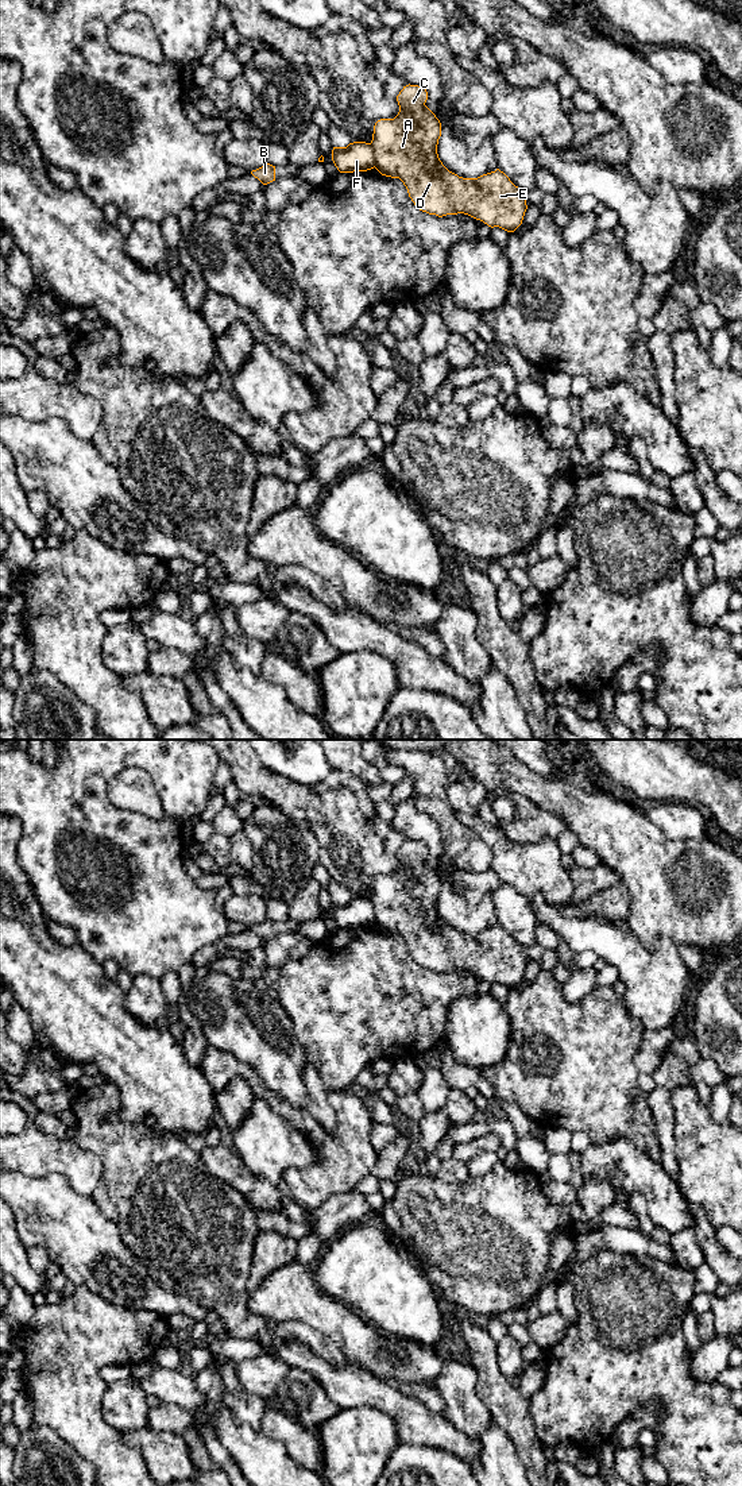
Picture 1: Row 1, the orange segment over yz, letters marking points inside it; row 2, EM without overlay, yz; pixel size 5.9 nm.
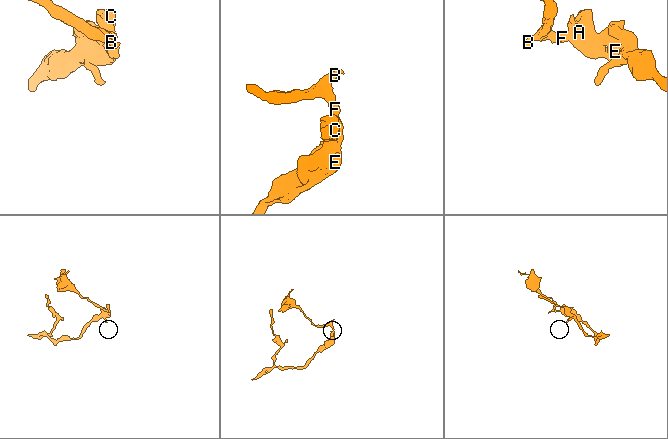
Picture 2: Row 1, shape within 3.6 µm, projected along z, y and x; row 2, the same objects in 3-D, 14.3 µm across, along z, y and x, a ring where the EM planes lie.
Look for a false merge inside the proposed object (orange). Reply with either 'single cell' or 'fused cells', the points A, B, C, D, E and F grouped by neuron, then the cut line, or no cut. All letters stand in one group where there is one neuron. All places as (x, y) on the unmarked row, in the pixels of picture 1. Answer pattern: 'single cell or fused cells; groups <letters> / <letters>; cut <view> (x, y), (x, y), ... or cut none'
fused cells; groups A C D E / B F; cut yz (370, 899), (374, 907), (375, 922)

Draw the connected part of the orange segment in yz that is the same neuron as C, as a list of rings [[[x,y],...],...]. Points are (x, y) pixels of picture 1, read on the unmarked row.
[[[409,840],[397,852],[398,871],[375,879],[371,896],[375,925],[382,931],[399,934],[414,961],[422,968],[438,973],[464,969],[491,984],[514,988],[522,980],[527,965],[527,947],[515,942],[499,925],[478,934],[463,934],[449,927],[437,910],[441,879],[425,861],[426,856],[428,848],[424,842]]]

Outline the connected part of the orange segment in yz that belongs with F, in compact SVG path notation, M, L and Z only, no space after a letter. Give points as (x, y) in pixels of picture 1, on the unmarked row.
M353 898L347 903L333 903L332 916L340 929L367 927L375 923L371 899Z

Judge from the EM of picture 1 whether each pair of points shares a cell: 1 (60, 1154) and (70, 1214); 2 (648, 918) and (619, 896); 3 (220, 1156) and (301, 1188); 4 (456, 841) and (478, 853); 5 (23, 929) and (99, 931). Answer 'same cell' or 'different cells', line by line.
1: different cells
2: different cells
3: different cells
4: same cell
5: different cells

